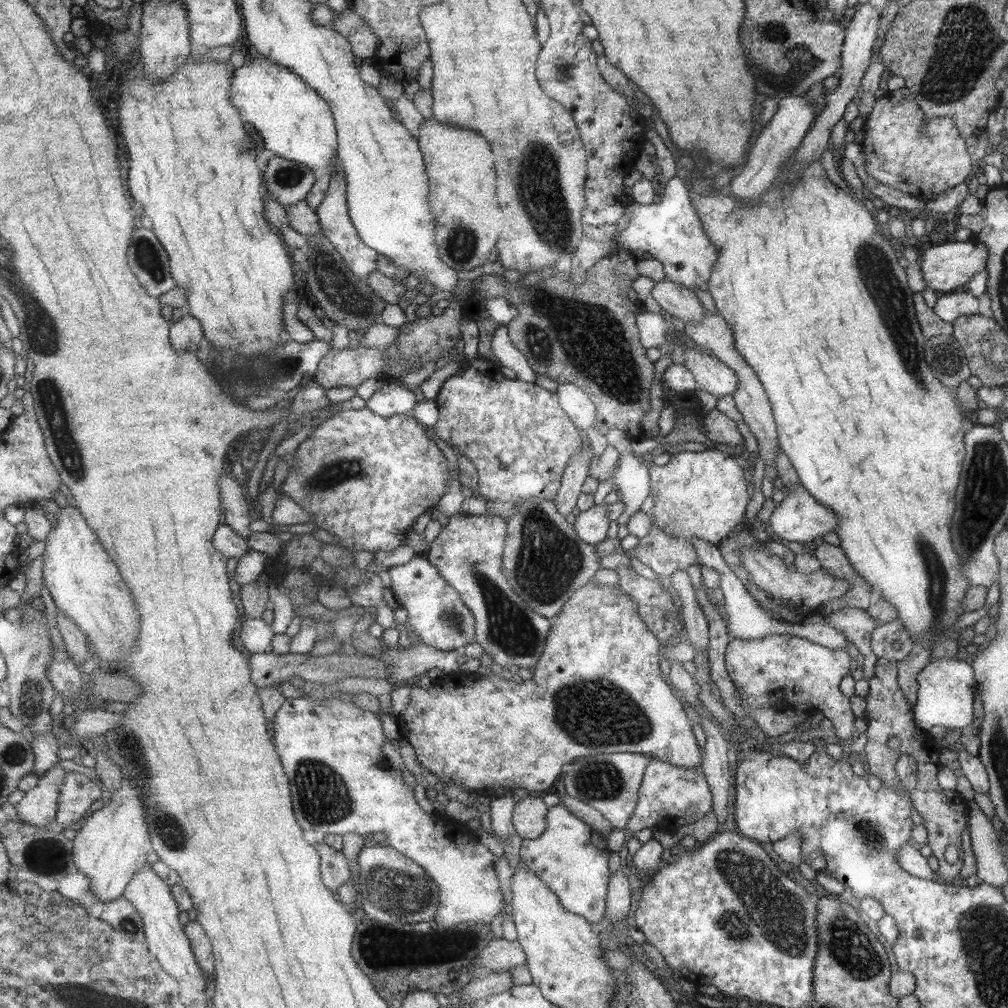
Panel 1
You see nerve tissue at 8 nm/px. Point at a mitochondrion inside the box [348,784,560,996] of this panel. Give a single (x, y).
(399, 891)

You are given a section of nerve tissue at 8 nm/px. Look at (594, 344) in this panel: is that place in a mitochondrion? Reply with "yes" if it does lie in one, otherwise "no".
yes

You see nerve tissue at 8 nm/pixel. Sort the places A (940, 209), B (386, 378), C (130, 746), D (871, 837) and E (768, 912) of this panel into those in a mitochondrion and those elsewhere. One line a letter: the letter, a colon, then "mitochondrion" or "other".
A: other
B: other
C: mitochondrion
D: mitochondrion
E: mitochondrion

